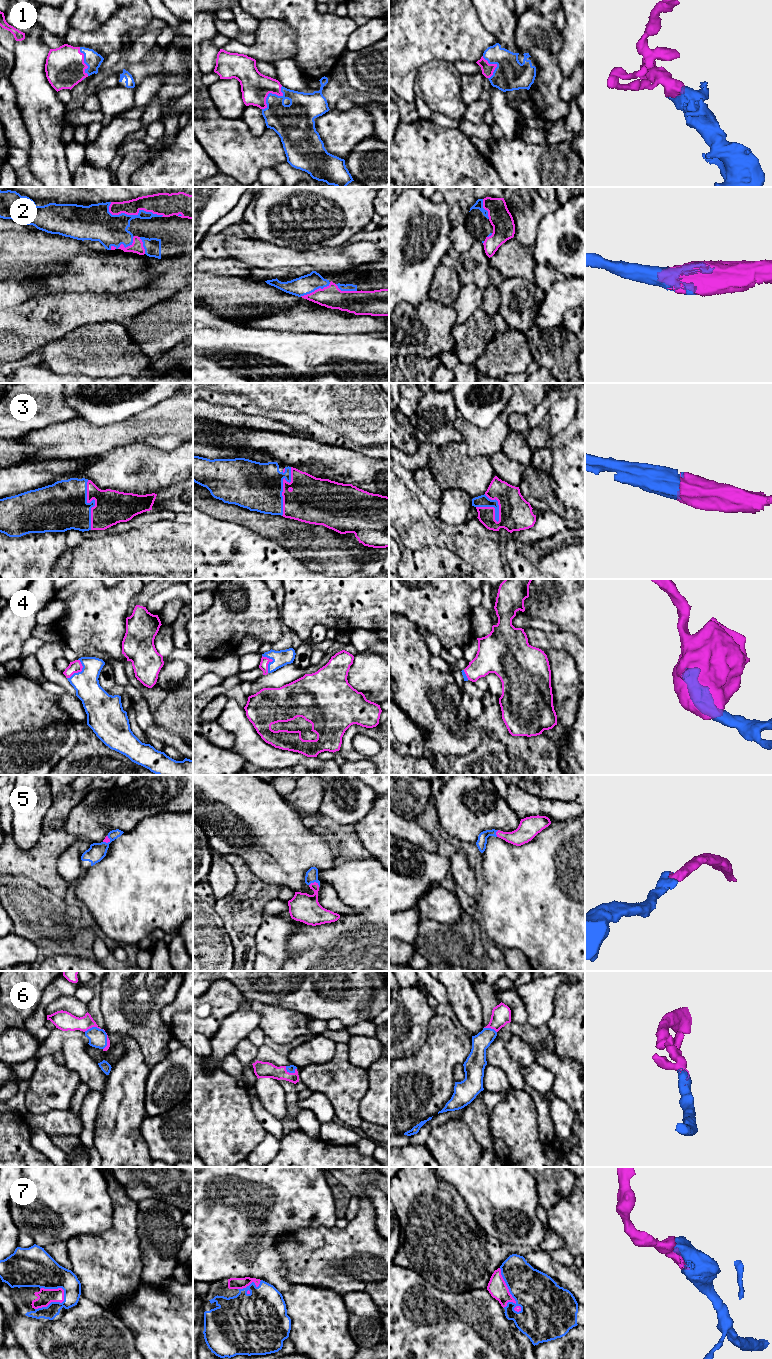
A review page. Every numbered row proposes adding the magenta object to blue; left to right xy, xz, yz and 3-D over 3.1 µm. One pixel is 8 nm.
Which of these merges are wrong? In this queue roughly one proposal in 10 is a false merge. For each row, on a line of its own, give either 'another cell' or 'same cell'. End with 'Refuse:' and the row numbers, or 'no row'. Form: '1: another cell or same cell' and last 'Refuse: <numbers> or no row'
1: same cell
2: same cell
3: same cell
4: same cell
5: same cell
6: same cell
7: same cell
Refuse: no row

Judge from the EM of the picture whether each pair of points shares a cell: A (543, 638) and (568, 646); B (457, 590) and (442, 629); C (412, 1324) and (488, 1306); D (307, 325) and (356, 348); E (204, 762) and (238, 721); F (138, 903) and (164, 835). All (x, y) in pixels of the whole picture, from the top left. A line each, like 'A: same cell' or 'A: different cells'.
A: same cell
B: same cell
C: same cell
D: different cells
E: different cells
F: same cell

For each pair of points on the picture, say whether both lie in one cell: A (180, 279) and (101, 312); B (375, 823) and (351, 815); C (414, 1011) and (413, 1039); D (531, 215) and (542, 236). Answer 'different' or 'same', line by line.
A: same
B: different
C: same
D: different

